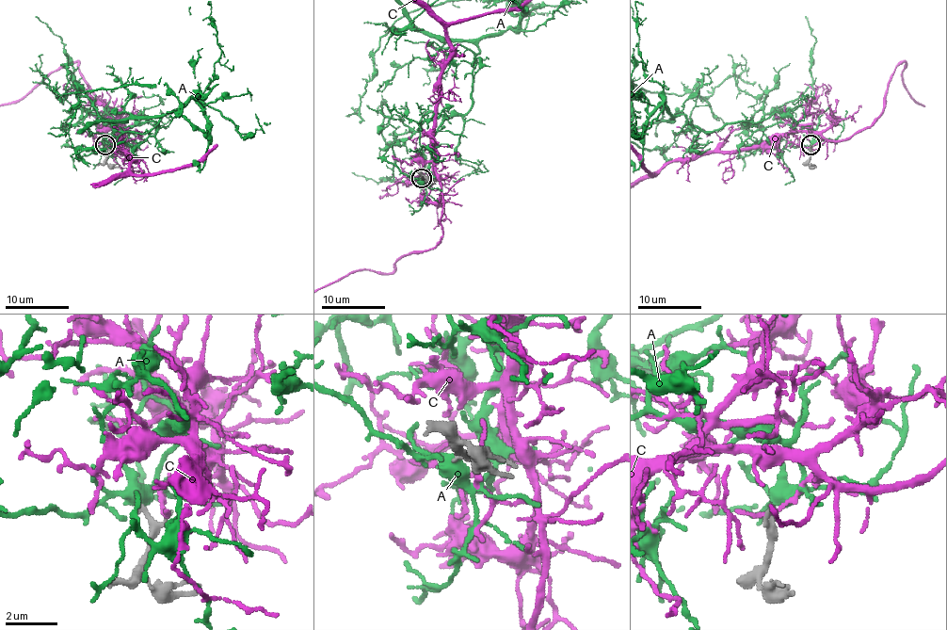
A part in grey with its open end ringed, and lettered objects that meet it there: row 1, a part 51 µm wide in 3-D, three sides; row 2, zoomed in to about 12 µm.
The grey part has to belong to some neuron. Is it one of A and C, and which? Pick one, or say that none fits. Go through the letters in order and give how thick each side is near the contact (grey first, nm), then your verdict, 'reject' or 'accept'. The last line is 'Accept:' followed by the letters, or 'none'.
A: 170 nm thick on the grey side, 400 nm on the other; accept
C: 240 nm thick on the grey side, 180 nm on the other; reject
Accept: A

